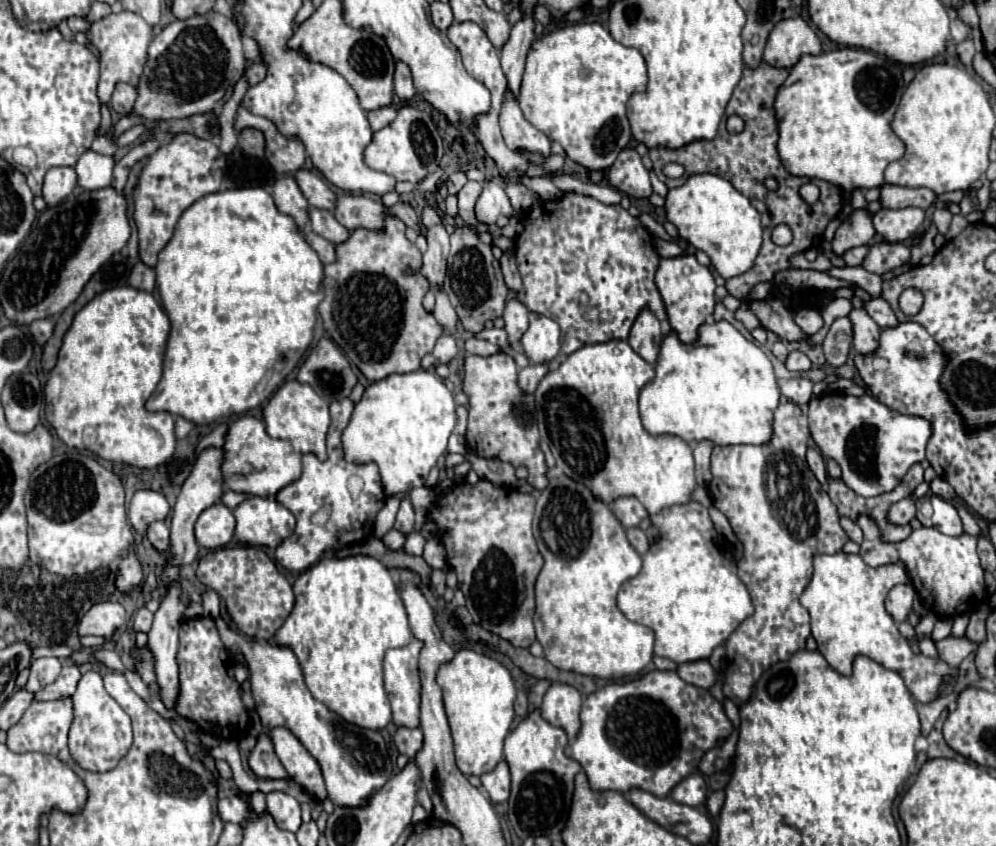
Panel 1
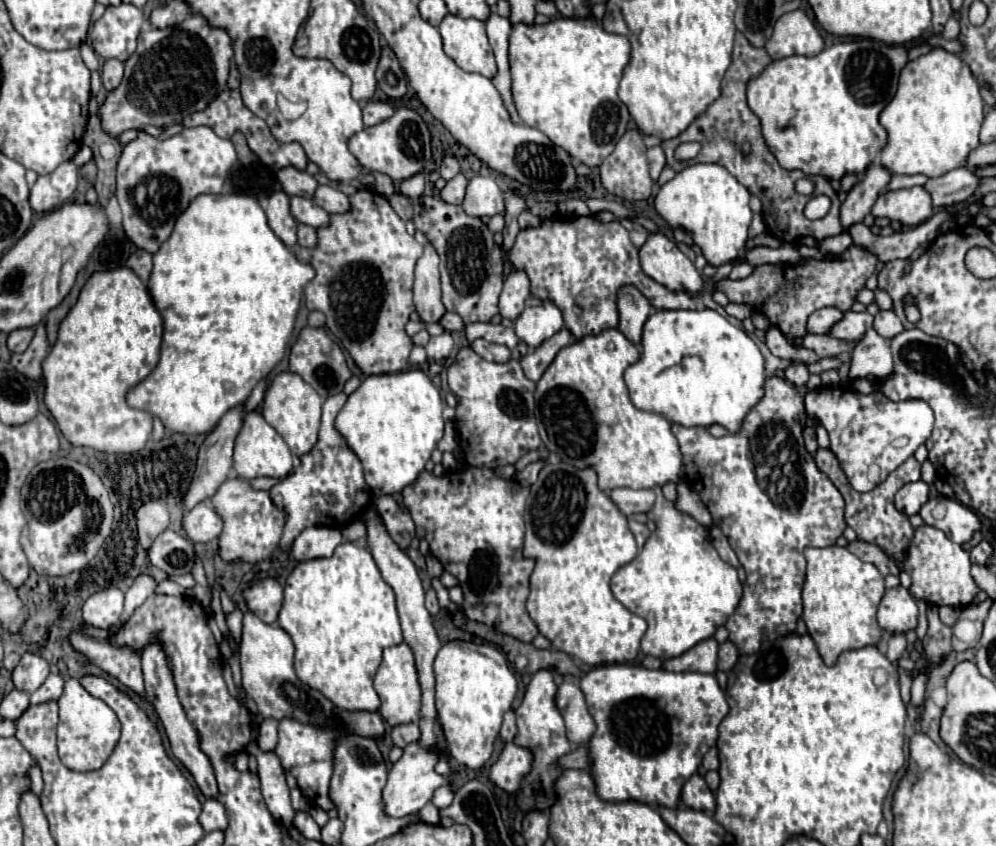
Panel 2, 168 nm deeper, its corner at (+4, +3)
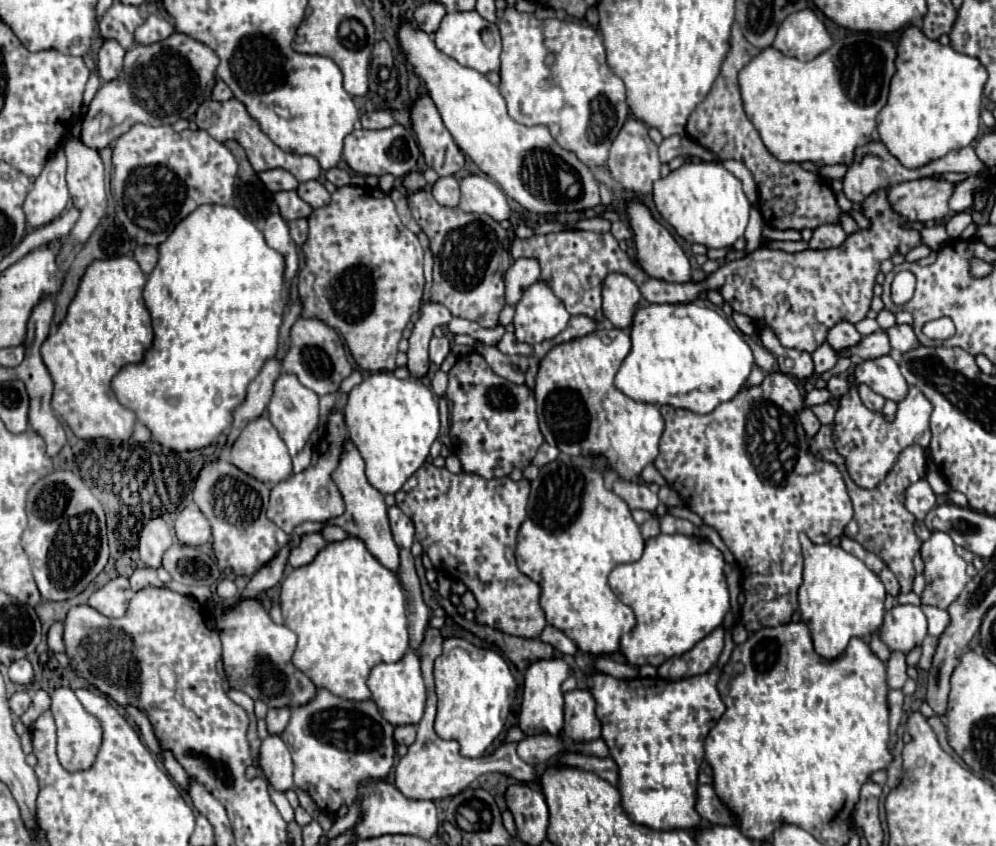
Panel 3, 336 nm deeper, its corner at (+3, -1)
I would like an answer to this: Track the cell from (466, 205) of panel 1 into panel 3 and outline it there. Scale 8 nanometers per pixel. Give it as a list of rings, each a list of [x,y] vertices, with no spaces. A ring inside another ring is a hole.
[[[439,177],[431,189],[433,197],[447,207],[457,207],[459,203],[459,181],[455,177]]]

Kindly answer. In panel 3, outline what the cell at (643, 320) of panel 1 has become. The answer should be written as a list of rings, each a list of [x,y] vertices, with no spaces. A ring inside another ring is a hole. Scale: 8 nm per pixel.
[[[611,273],[603,281],[603,315],[619,329],[631,327],[633,313],[641,303],[641,291],[635,281],[623,273]]]

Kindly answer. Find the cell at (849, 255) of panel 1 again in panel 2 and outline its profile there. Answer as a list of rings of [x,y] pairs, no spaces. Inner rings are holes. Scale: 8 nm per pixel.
[[[842,233],[842,235],[834,235],[834,237],[830,237],[830,239],[824,239],[822,245],[820,245],[820,251],[840,255],[840,253],[844,253],[850,245],[852,245],[850,235],[848,235],[848,233]]]

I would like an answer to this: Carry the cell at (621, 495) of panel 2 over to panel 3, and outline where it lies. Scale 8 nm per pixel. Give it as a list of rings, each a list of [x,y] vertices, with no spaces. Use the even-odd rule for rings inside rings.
[[[615,479],[613,491],[629,505],[629,509],[645,509],[655,511],[659,505],[657,493],[651,491],[645,483],[631,483],[627,479]]]

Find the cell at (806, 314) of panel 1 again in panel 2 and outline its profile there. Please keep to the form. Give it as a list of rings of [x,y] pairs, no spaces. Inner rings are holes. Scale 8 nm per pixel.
[[[834,307],[818,309],[818,311],[814,311],[814,313],[810,315],[810,319],[808,319],[808,331],[810,331],[810,333],[820,333],[820,335],[824,335],[824,333],[830,331],[830,327],[832,327],[840,317],[842,317],[842,311],[834,309]]]

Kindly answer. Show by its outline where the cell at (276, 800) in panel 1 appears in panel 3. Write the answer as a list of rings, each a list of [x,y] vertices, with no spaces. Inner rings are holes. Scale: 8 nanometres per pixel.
[[[269,735],[261,743],[261,765],[275,789],[287,791],[293,787],[291,753],[279,735]]]

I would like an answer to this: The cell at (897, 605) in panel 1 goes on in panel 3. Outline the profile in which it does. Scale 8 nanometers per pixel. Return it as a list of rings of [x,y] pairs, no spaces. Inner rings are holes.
[[[895,605],[885,613],[883,627],[879,629],[881,641],[899,653],[909,653],[921,645],[927,635],[925,613],[917,605]]]

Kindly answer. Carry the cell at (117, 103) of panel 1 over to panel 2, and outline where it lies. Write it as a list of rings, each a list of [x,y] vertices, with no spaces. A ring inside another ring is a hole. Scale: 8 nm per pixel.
[[[116,59],[104,61],[104,67],[102,67],[102,83],[104,83],[106,91],[114,91],[120,85],[122,77],[124,77],[124,63],[122,61],[116,61]]]

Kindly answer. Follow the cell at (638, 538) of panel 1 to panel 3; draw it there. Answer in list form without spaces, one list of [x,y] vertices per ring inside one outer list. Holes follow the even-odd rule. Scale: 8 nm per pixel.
[[[651,517],[647,519],[643,525],[641,525],[641,535],[643,539],[651,539],[651,537],[657,537],[659,535],[659,517]]]

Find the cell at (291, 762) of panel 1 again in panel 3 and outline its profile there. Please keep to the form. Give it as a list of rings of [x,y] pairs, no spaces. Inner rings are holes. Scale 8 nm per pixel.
[[[317,687],[315,699],[291,709],[291,719],[281,739],[287,743],[295,765],[295,787],[307,791],[319,809],[333,815],[341,805],[351,805],[361,783],[387,777],[393,767],[393,725],[387,723],[373,699],[349,701]]]

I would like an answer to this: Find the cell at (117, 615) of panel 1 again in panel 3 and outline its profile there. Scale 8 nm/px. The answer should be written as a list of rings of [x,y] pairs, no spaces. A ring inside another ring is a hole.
[[[117,577],[117,579],[111,579],[105,587],[97,589],[89,597],[89,605],[107,617],[123,617],[131,597],[133,597],[133,591],[129,587],[129,579]]]

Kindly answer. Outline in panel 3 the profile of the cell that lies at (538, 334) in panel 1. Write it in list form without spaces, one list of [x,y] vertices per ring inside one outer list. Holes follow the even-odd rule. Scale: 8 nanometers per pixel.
[[[539,279],[523,291],[521,301],[515,305],[515,337],[523,343],[535,345],[559,335],[567,327],[569,319],[571,315],[563,301]]]

